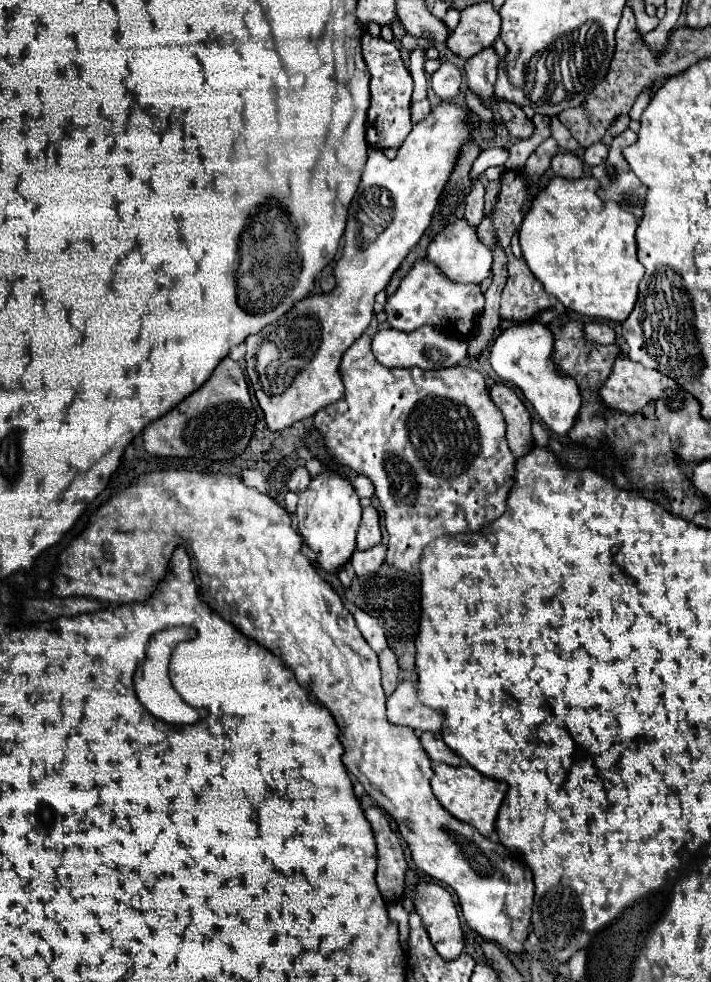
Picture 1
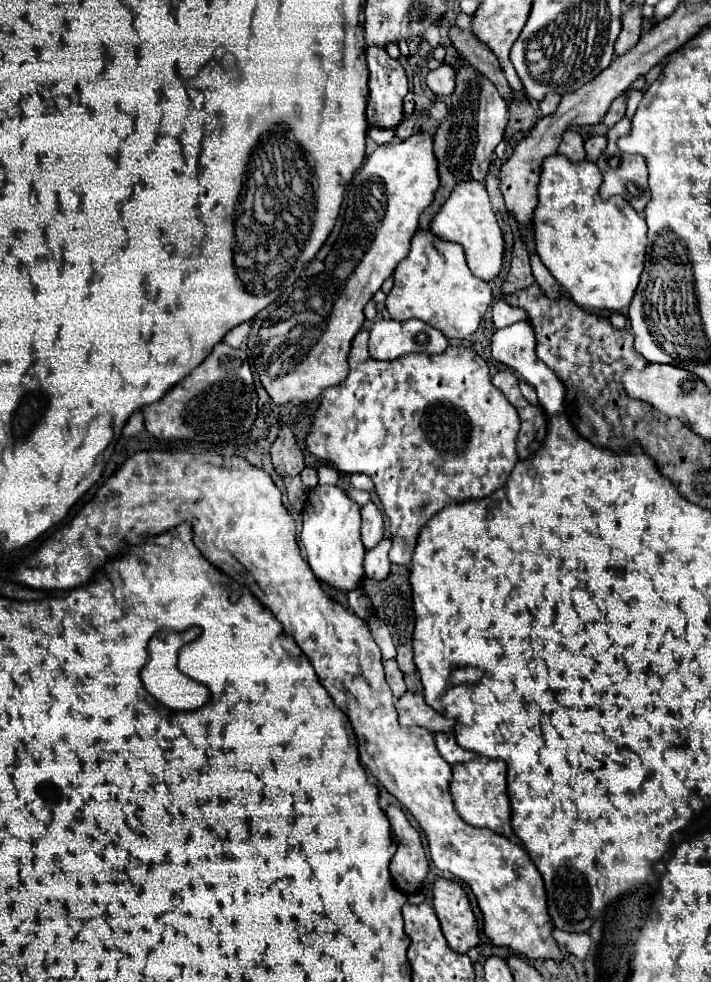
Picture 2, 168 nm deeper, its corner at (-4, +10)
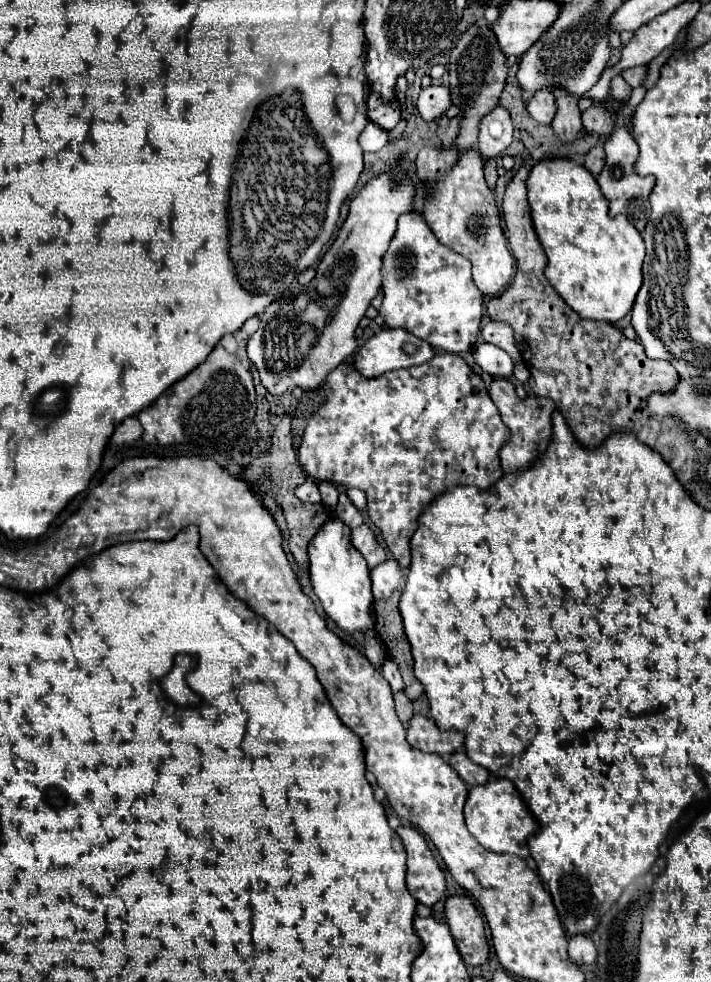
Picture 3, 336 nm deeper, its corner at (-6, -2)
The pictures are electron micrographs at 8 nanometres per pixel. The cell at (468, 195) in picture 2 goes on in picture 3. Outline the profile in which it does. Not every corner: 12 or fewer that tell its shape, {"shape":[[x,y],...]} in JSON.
{"shape":[[425,147],[423,211],[473,263],[483,295],[513,275],[495,195],[475,149]]}

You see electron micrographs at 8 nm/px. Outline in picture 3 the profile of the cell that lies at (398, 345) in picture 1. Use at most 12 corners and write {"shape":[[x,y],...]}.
{"shape":[[385,329],[357,351],[363,377],[423,365],[433,347]]}

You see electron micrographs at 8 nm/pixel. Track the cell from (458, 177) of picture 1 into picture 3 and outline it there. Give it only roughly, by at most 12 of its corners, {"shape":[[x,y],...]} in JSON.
{"shape":[[471,25],[449,57],[453,147],[477,143],[499,103],[505,55],[489,27]]}

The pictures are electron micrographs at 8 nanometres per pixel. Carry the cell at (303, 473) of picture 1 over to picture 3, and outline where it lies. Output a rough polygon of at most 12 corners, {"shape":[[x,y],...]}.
{"shape":[[309,477],[295,489],[301,501],[319,503],[317,483]]}

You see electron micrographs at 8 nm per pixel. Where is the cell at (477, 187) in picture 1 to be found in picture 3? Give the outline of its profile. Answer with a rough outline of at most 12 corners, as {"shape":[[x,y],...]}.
{"shape":[[497,105],[479,125],[479,155],[499,157],[513,139],[509,111]]}

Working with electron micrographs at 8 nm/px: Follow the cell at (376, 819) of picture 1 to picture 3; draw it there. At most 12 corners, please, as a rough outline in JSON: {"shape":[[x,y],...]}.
{"shape":[[399,825],[407,889],[431,907],[445,897],[445,875],[423,835]]}

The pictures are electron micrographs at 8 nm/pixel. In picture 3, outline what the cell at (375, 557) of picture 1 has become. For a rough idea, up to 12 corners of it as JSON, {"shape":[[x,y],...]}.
{"shape":[[395,559],[371,569],[373,597],[387,599],[399,585]]}

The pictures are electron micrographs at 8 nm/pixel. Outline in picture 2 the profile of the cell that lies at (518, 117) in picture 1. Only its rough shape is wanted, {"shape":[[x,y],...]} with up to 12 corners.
{"shape":[[449,29],[455,51],[485,75],[503,99],[511,87],[497,57],[473,33]]}

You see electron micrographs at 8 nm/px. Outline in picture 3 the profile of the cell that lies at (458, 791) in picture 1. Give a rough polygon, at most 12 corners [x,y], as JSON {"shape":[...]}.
{"shape":[[509,779],[473,785],[469,833],[489,851],[529,857],[537,823]]}

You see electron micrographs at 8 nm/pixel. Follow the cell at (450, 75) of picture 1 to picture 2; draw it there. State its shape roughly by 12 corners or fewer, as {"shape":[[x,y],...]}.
{"shape":[[451,65],[429,71],[425,85],[437,95],[447,97],[455,89]]}

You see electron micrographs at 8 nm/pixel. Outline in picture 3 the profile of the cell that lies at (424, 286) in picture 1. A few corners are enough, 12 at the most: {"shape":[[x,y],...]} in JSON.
{"shape":[[401,215],[379,315],[435,349],[471,351],[471,263]]}

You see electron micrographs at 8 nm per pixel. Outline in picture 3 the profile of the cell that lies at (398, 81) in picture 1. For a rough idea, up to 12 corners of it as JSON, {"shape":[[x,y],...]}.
{"shape":[[373,91],[367,101],[367,117],[385,131],[401,121],[399,97],[383,99]]}

